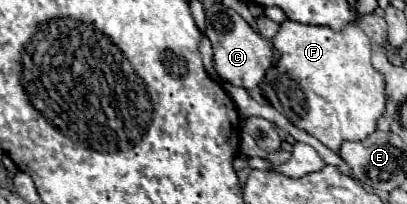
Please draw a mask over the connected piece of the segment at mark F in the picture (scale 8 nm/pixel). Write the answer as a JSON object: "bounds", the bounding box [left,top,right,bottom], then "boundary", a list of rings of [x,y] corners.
{"bounds":[266,19,386,153],"boundary":[[[288,19],[280,25],[272,43],[280,53],[280,61],[276,67],[268,69],[266,81],[270,81],[270,87],[276,91],[282,103],[282,113],[290,123],[314,135],[336,153],[344,141],[362,141],[376,131],[376,123],[386,109],[384,77],[372,67],[370,39],[356,23],[348,23],[342,31],[332,31],[330,27],[302,25]]]}

